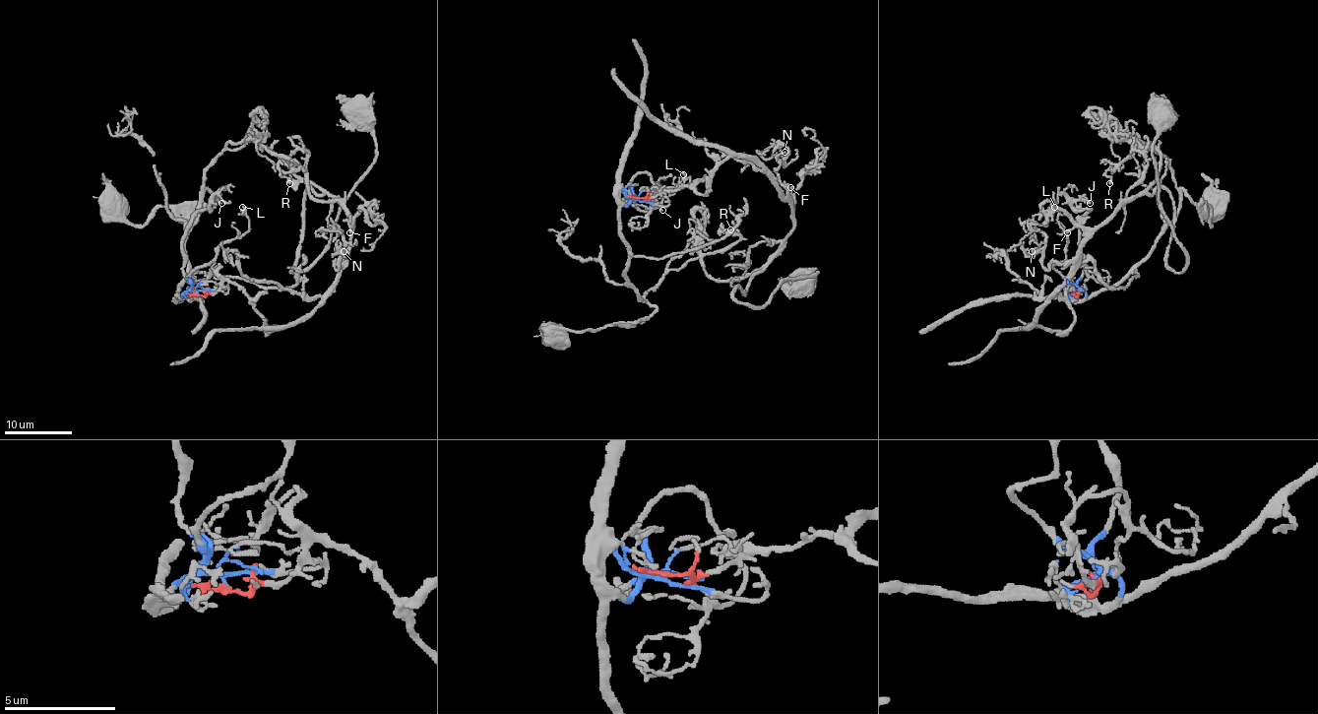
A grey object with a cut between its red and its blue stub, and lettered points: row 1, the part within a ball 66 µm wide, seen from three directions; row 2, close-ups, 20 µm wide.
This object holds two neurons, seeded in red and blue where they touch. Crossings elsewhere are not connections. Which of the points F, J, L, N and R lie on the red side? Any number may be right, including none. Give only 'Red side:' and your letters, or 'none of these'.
Red side: F, N

